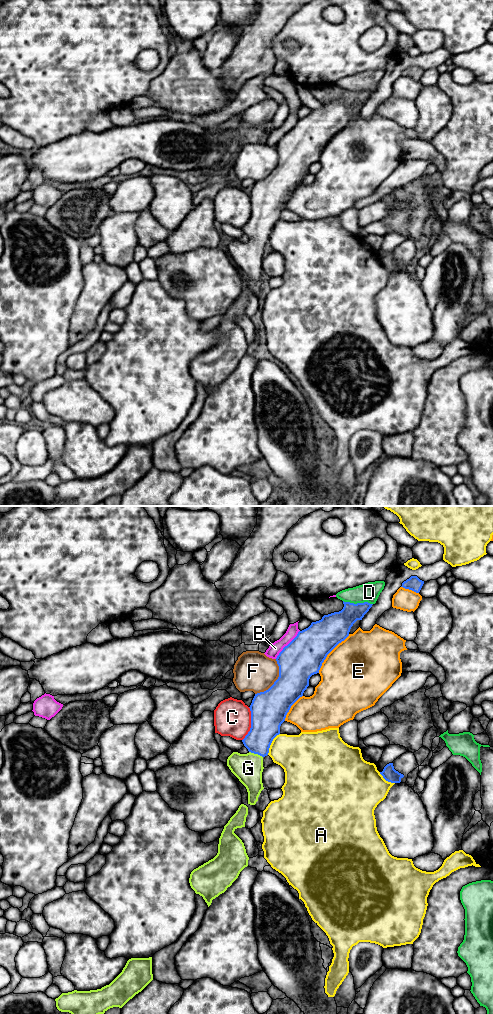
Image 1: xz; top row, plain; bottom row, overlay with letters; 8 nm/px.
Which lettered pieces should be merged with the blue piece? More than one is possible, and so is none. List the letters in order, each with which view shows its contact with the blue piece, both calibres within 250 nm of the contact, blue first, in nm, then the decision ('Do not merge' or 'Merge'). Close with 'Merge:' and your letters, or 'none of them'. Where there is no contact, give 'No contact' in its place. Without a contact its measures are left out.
A: Touches blue in xz. Thickness 280 nm (blue) against 340 nm. Do not merge
B: Touches blue in xz. Thickness 320 nm (blue) against 100 nm. Do not merge
C: Touches blue in xz. Thickness 280 nm (blue) against 300 nm. Do not merge
D: Touches blue in xz. Thickness 220 nm (blue) against 160 nm. Do not merge
E: Touches blue in xz. Thickness 320 nm (blue) against 500 nm. Do not merge
F: Touches blue in xz. Thickness 320 nm (blue) against 320 nm. Do not merge
G: Touches blue in xz. Thickness 240 nm (blue) against 240 nm. Merge
Merge: G

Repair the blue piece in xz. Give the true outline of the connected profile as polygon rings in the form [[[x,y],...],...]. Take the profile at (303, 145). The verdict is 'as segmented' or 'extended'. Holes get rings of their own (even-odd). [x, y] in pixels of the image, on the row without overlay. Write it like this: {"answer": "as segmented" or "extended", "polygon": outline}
{"answer": "extended", "polygon": [[[344,90],[344,95],[339,100],[324,103],[321,108],[312,110],[311,113],[299,119],[297,124],[283,136],[276,146],[279,154],[279,165],[266,179],[255,182],[250,193],[251,216],[242,228],[248,237],[247,242],[233,240],[227,247],[227,254],[231,260],[246,275],[248,292],[255,293],[261,279],[263,246],[268,243],[273,227],[280,222],[280,214],[285,209],[291,194],[303,184],[309,174],[312,163],[319,161],[322,151],[327,143],[348,124],[351,115],[357,108],[362,108],[373,92]]]}

